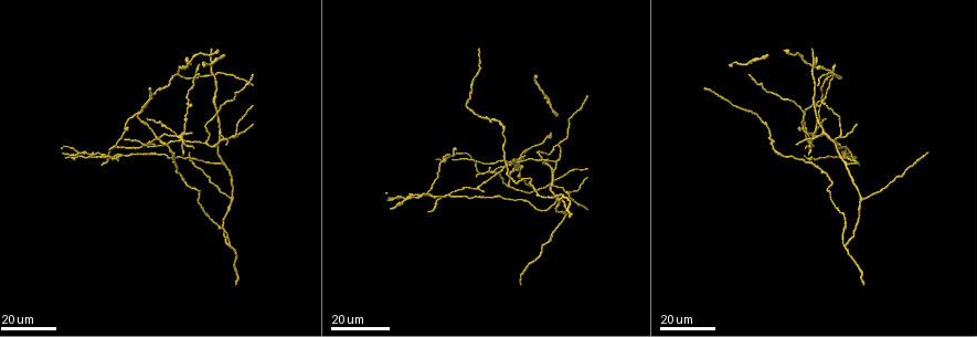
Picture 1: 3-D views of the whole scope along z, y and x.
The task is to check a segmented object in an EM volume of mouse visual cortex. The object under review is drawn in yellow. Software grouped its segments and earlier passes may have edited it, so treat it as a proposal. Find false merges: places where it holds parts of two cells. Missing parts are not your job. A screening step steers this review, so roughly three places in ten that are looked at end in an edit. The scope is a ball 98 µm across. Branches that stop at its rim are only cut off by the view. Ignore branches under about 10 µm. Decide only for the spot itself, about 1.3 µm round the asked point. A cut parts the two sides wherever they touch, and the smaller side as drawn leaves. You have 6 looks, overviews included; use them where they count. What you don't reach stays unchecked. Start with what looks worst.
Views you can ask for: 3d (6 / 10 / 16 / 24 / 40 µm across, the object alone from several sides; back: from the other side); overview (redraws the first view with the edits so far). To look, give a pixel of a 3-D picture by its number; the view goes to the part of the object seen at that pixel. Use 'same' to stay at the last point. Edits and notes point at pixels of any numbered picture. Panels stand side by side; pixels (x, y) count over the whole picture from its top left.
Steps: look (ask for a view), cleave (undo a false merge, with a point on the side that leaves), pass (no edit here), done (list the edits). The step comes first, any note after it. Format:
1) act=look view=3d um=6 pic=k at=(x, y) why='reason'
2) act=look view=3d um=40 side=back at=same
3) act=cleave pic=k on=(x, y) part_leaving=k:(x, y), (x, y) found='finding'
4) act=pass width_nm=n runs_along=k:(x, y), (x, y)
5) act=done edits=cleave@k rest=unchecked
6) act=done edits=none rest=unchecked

act=look view=3d um=24 pic=1 at=(430, 197) why='three arms meet'

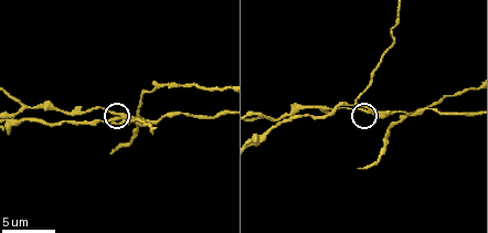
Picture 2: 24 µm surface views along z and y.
act=look view=3d um=10 pic=2 at=(368, 111) why='closer look'

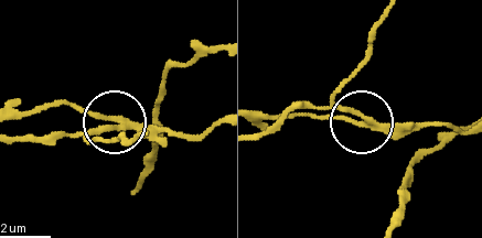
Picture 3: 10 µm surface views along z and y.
act=cleave pic=3 on=(108, 128) width_nm=220 part_leaving=3:(391, 126), (366, 123), (335, 94), (365, 55), (379, 18) found='a second cell is stuck on'

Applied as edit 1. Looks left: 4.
act=look view=3d um=24 pic=1 at=(181, 141) why='four or more arms meet'

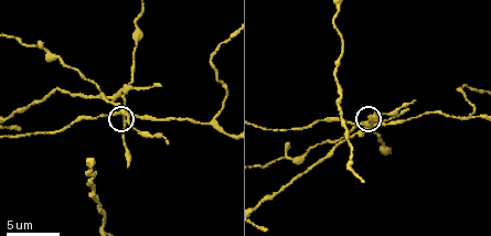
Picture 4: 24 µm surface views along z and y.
act=look view=3d um=10 pic=4 at=(365, 124)

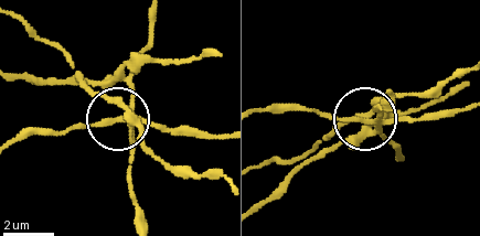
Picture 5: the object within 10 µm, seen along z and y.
act=look view=3d um=10 side=back pic=5 at=(366, 121) why='other side'

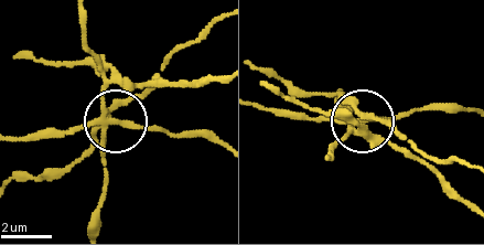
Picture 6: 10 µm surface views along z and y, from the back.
act=cleave pic=6 on=(132, 98) side_arm_um=44 found='two cells meet here'

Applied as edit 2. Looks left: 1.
act=done edits=cleave@3,cleave@6 rest=unchecked

